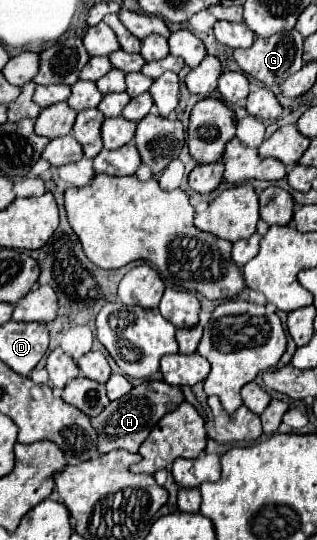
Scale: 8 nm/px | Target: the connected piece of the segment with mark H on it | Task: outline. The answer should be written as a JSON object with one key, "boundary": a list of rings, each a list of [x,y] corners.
{"boundary":[[[146,381],[134,387],[130,393],[104,407],[98,417],[90,419],[92,427],[98,433],[98,453],[108,453],[112,449],[126,449],[130,453],[138,453],[138,447],[156,427],[160,417],[174,411],[182,401],[184,395],[180,387],[172,387],[166,381]]]}

